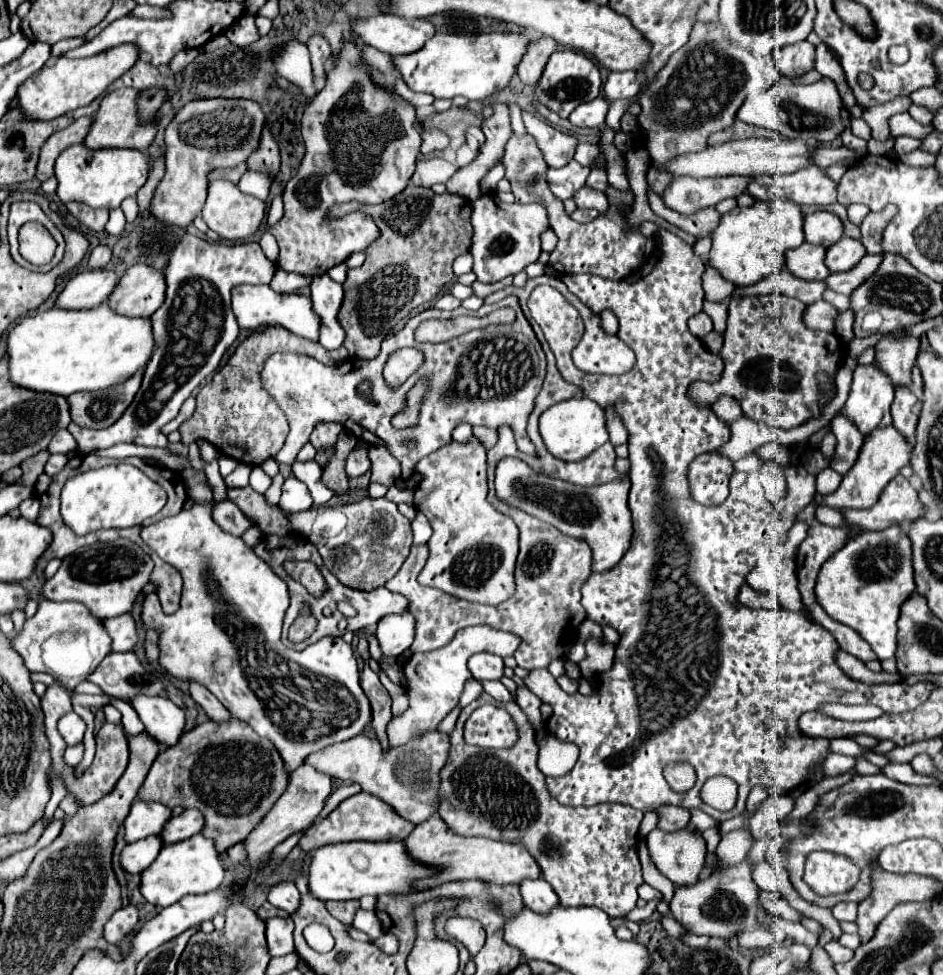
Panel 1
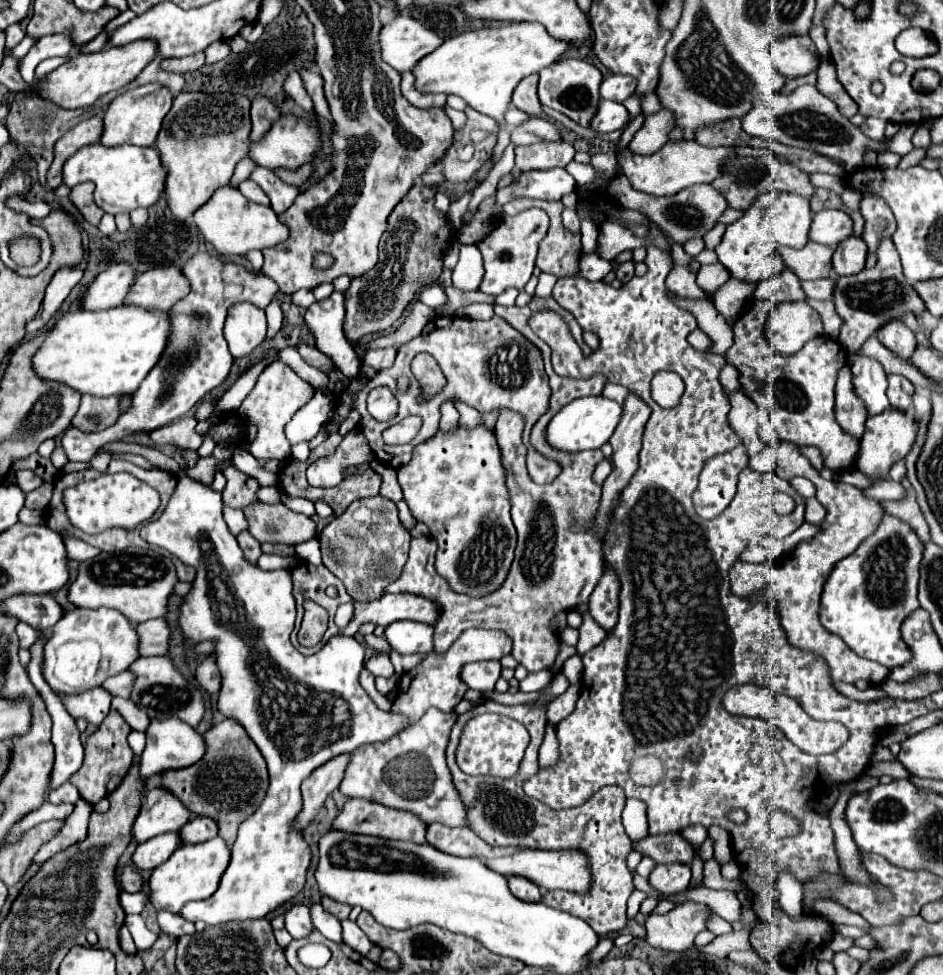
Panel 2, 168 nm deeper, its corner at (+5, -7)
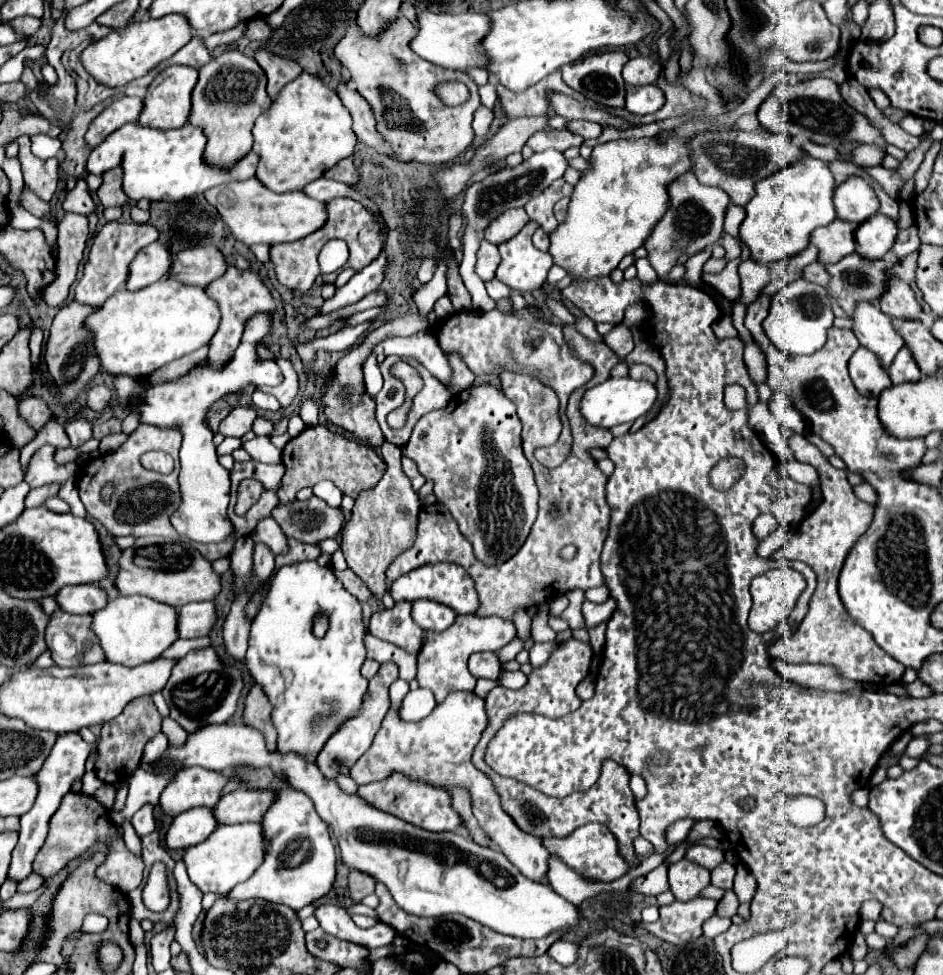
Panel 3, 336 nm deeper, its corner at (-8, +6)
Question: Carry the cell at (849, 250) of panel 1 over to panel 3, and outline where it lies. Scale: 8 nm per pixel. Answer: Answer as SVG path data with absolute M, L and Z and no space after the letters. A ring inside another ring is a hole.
M875 214L863 224L859 224L855 238L857 238L857 254L869 260L881 260L895 244L897 224L889 216Z

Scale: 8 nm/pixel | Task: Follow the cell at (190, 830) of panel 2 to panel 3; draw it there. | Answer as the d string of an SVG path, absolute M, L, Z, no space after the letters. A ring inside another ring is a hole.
M237 790L225 794L213 814L219 824L261 822L269 806L275 802L275 790Z

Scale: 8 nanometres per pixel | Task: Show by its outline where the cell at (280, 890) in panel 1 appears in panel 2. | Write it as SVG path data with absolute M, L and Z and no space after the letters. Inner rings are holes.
M296 903L292 905L286 913L284 913L284 921L286 921L286 929L294 939L306 937L312 931L312 921L310 921L310 911L304 903Z

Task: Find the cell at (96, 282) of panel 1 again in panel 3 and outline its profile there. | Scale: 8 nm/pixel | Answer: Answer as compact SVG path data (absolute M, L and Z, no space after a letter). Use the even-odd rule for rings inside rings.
M149 244L139 250L131 262L131 272L125 282L127 290L141 290L171 272L171 252L165 244Z

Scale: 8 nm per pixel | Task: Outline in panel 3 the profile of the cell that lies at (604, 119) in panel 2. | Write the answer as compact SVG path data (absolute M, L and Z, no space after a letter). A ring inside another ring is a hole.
M657 84L627 86L625 108L633 114L653 114L665 104L665 94Z

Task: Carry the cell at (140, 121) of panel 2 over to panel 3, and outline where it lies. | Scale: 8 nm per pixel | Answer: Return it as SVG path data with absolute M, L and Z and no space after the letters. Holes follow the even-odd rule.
M169 66L165 72L161 72L153 80L153 84L147 88L147 94L143 100L145 106L139 116L139 124L151 126L151 128L161 128L161 130L179 128L183 124L187 124L189 114L191 114L191 92L197 84L197 78L199 78L199 70L191 68L191 66Z

